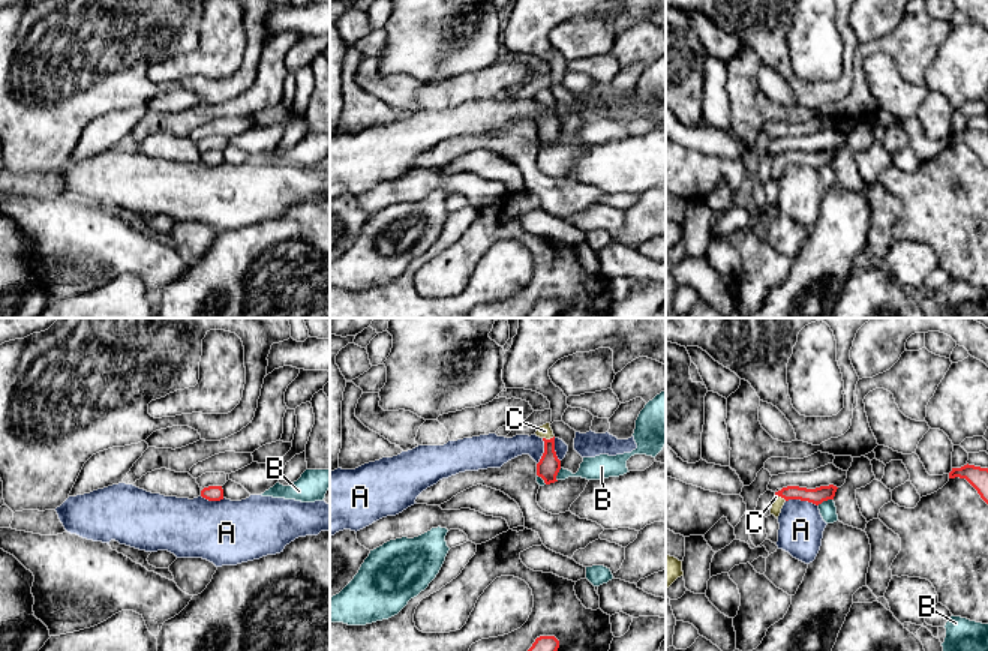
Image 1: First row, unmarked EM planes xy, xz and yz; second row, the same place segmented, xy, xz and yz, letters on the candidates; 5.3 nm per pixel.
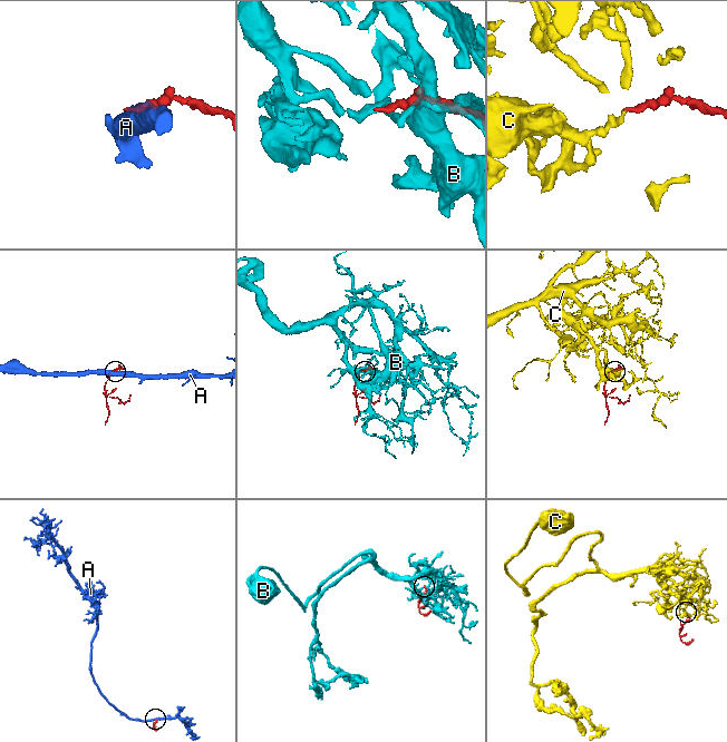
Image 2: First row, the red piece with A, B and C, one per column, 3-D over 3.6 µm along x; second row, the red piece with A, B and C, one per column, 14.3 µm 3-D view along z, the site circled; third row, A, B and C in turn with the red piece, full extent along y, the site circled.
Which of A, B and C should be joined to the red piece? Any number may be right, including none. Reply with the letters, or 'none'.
C

